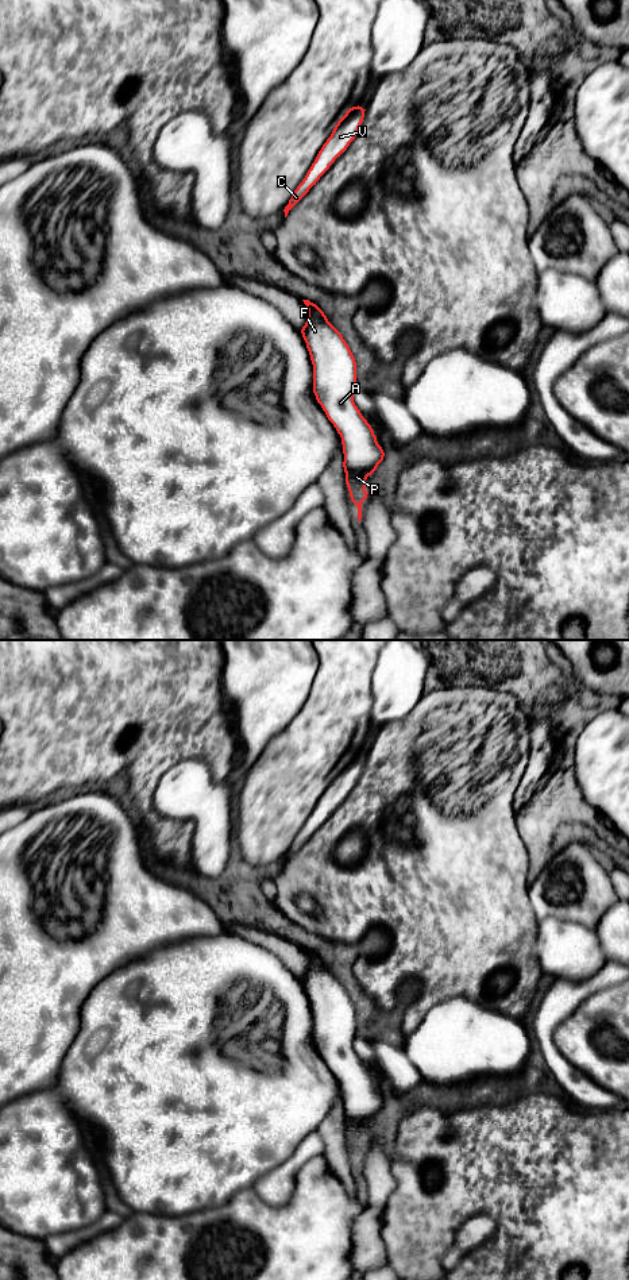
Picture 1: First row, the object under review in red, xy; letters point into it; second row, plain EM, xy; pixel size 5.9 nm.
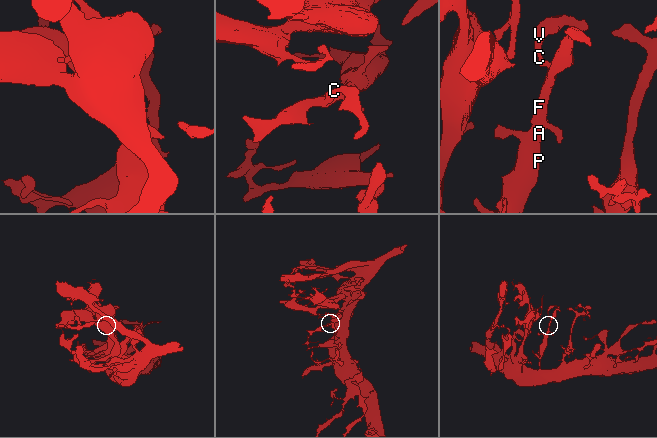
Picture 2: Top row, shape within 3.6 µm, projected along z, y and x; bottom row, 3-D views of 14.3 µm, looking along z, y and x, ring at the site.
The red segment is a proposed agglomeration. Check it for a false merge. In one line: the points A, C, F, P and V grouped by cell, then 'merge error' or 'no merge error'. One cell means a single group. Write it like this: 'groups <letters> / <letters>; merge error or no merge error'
groups A C F P V; no merge error

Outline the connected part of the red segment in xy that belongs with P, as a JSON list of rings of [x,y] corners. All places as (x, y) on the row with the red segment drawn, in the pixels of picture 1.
[[[302,301],[308,317],[301,334],[313,365],[313,393],[341,437],[346,483],[360,521],[362,502],[368,494],[366,479],[383,460],[385,452],[354,402],[356,362],[348,344],[316,304]]]

